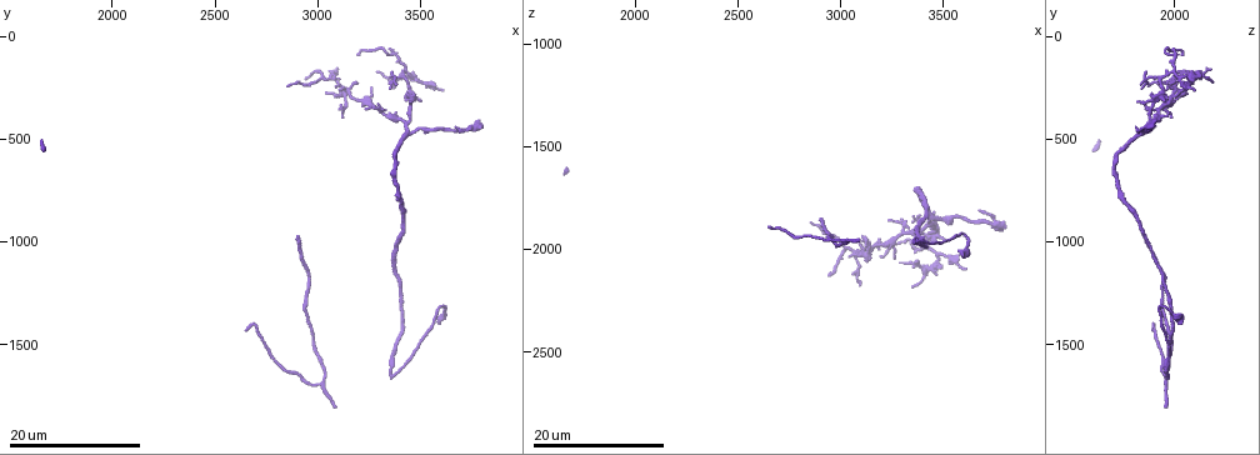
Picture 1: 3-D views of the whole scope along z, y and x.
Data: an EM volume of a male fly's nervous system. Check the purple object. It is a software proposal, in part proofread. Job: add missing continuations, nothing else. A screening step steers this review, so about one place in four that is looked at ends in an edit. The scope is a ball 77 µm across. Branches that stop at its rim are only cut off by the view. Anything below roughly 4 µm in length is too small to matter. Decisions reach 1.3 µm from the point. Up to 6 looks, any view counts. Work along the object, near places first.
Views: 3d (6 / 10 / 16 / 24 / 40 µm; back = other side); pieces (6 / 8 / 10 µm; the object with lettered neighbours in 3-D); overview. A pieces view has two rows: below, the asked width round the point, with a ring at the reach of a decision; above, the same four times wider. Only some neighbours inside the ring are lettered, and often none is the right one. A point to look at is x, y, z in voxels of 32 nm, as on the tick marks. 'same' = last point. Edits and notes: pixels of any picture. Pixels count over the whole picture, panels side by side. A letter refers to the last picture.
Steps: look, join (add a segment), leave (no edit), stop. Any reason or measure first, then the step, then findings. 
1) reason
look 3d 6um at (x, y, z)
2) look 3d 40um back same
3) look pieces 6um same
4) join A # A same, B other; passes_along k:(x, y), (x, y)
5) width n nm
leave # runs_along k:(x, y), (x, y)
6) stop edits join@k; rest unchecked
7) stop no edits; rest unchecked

long arm stops here
look 3d 24um at (2640, 1430, 1890)

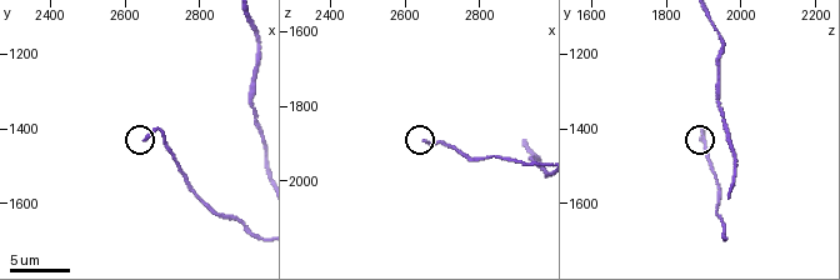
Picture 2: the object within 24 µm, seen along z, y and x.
look pieces 10um at (2660, 1430, 1890)

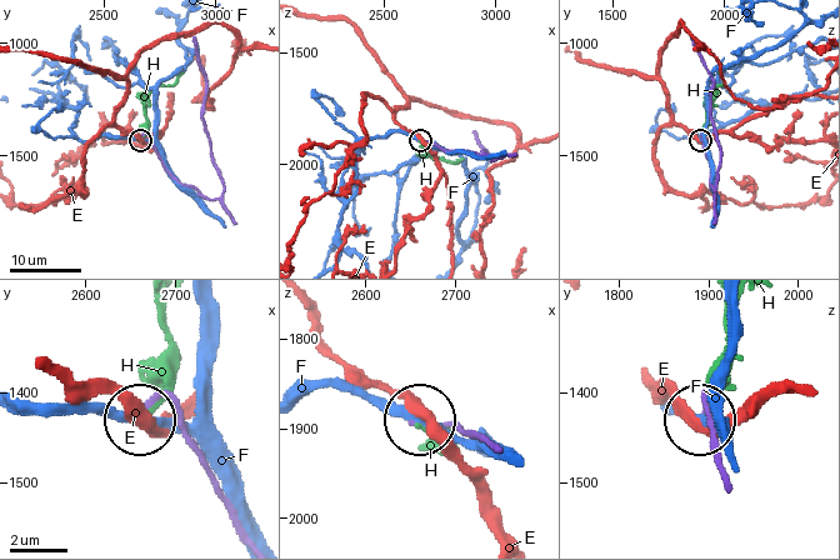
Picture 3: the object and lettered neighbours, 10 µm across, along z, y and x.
leave # E other, F other, H other; runs_along 3:(499, 449), (420, 420); no lettered segment goes on from it

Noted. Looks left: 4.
branch stops here
look 3d 16um at (2890, 990, 1850)

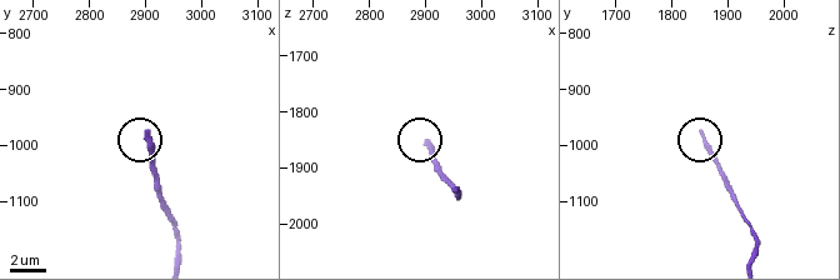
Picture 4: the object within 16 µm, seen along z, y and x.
look pieces 8um at (2900, 975, 1860)

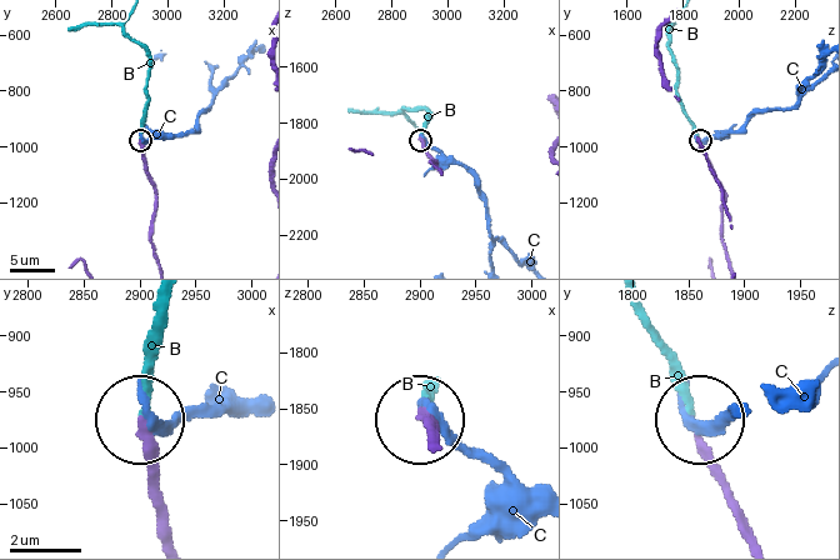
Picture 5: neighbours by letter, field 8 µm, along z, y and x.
join B # B same, C other; the cell continues

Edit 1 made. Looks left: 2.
stop edits join@5; rest unchecked

